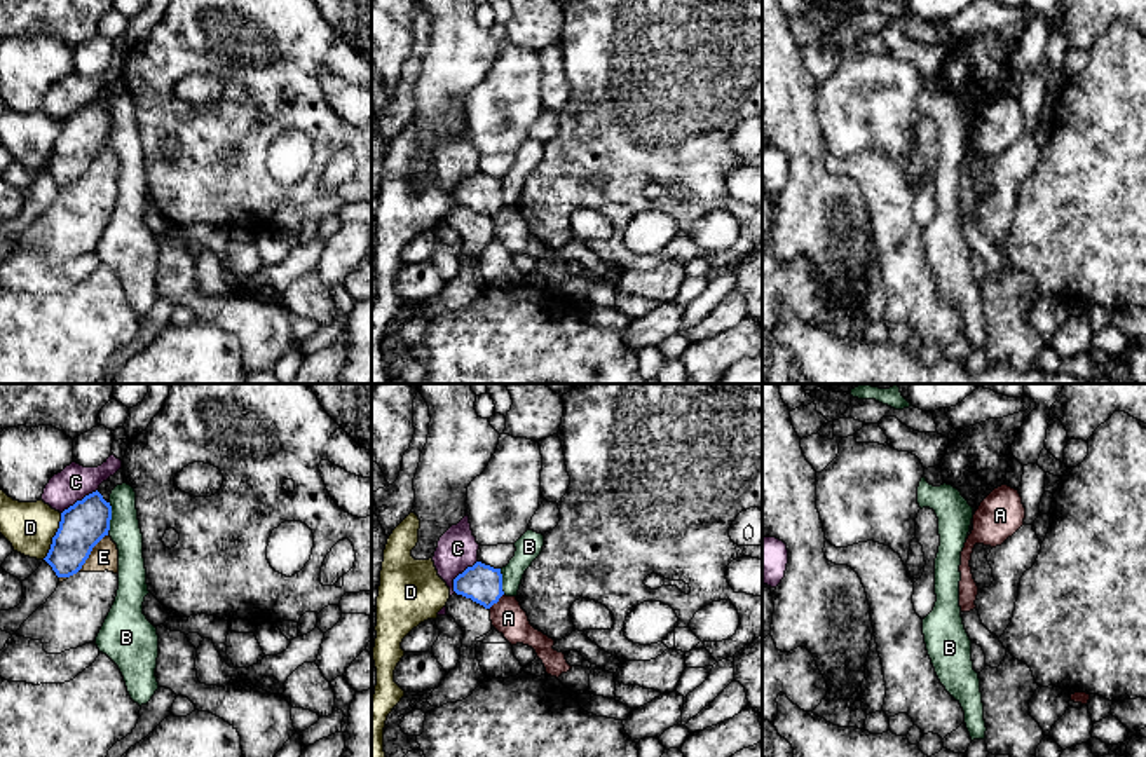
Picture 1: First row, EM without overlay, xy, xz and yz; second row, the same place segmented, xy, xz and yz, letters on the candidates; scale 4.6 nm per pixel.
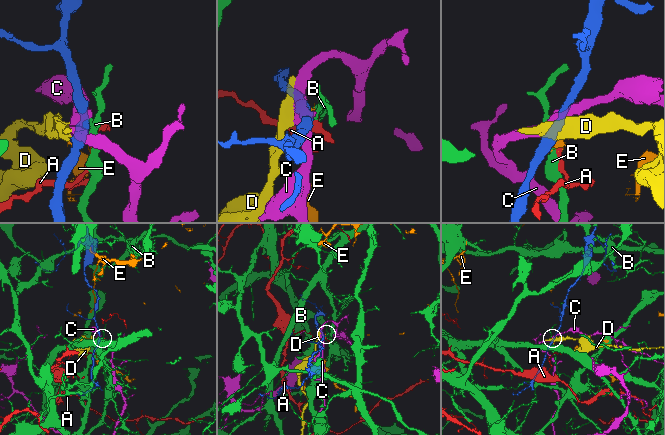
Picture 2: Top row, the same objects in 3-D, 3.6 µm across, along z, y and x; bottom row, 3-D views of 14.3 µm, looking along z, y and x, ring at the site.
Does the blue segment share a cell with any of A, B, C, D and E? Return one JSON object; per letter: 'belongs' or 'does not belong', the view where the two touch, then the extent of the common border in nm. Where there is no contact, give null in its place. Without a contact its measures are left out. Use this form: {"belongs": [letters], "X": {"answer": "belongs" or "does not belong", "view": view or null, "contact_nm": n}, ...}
{"belongs": [], "A": {"answer": "does not belong", "view": "xz", "contact_nm": 100}, "B": {"answer": "does not belong", "view": "xy", "contact_nm": 140}, "C": {"answer": "does not belong", "view": "xz", "contact_nm": 190}, "D": {"answer": "does not belong", "view": "xy", "contact_nm": 240}, "E": {"answer": "does not belong", "view": "xy", "contact_nm": 220}}

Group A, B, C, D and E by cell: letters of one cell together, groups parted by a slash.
A / B / C / D / E

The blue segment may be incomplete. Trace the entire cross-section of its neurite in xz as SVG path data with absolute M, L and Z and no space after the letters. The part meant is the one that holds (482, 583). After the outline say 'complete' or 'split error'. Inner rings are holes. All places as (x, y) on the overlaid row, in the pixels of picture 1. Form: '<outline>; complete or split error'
M476 562L454 579L454 591L490 609L504 595L501 569Z; complete

